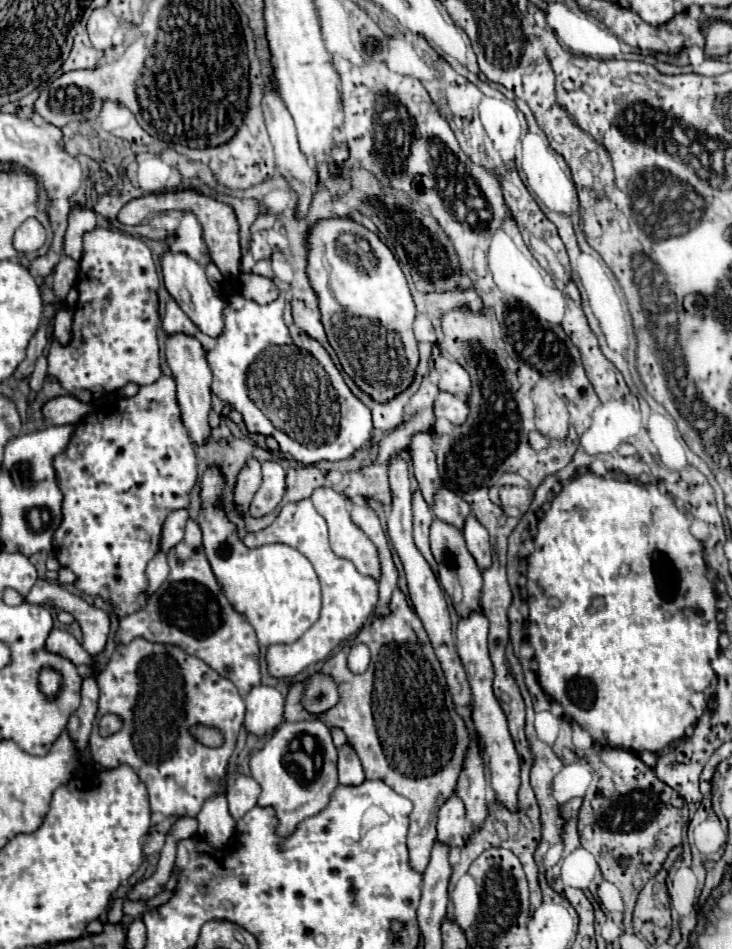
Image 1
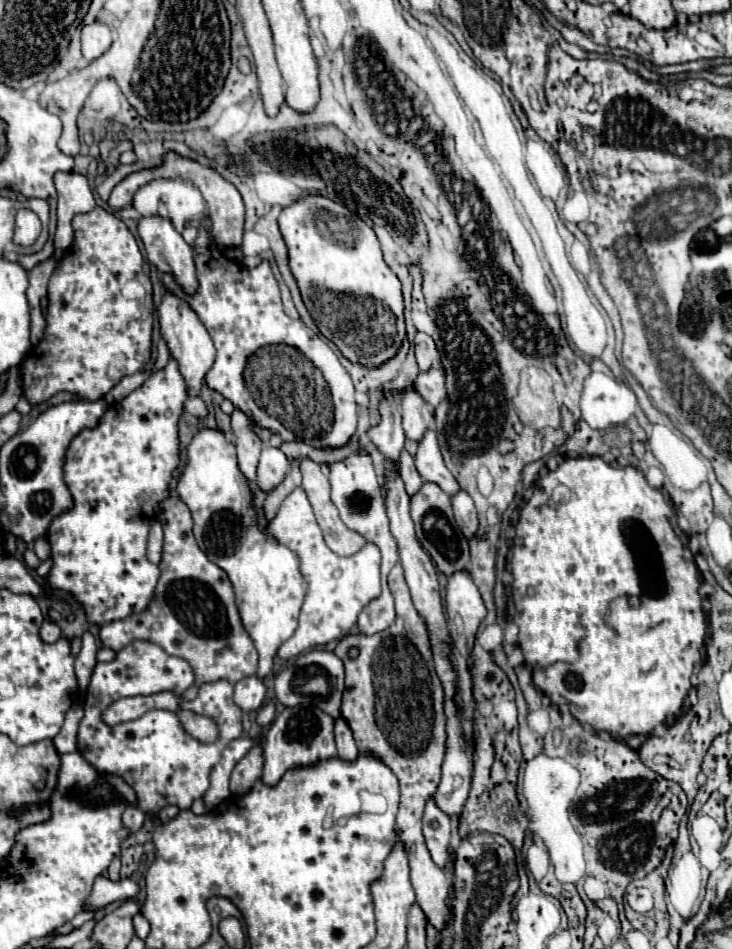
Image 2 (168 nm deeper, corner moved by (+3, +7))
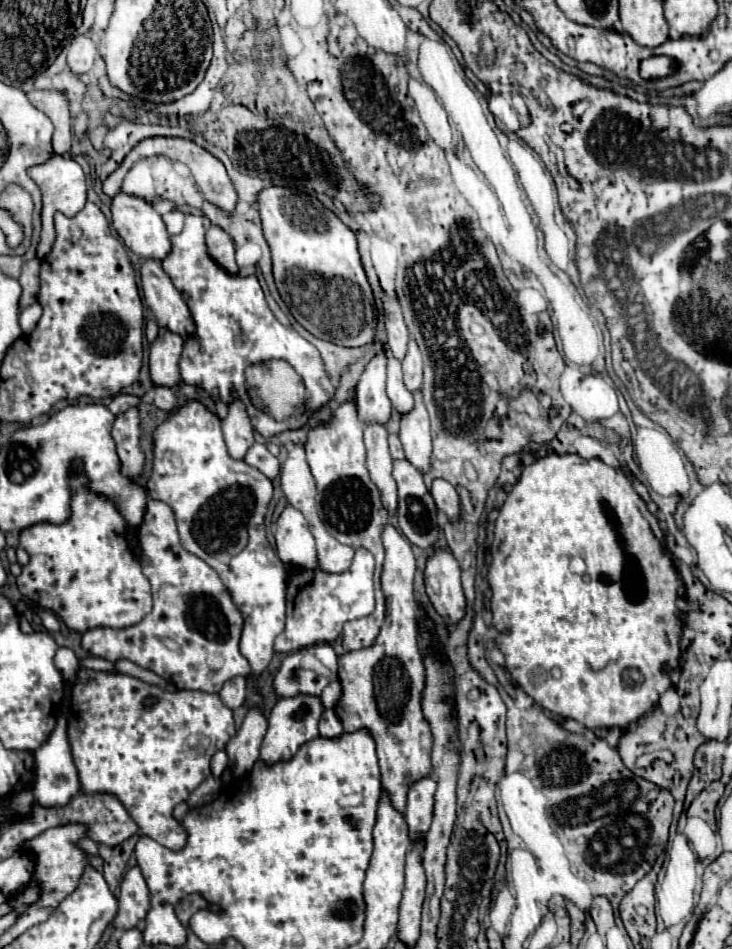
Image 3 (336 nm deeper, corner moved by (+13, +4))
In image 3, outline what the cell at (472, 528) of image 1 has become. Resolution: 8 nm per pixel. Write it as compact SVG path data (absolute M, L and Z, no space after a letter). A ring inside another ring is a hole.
M433 480L431 496L433 496L439 512L445 514L449 522L459 520L459 514L461 514L459 494L457 494L457 490L449 482L445 482L445 480Z

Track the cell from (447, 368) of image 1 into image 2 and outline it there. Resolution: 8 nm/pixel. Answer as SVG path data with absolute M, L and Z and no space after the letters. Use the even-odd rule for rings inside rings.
M417 331L415 339L413 339L413 345L415 345L415 359L417 359L421 371L431 369L433 365L441 365L439 351L437 351L437 347L435 347L435 343L429 335Z

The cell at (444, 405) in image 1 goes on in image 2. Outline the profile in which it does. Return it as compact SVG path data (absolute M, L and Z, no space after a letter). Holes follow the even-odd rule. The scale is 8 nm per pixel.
M433 365L429 371L421 371L413 387L431 405L439 405L445 399L445 373L441 365Z

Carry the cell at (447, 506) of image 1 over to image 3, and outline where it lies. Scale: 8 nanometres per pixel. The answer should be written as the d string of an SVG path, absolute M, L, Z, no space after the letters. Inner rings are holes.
M415 392L415 408L411 414L401 416L401 444L405 458L421 472L431 470L431 436L429 436L429 416L419 392Z

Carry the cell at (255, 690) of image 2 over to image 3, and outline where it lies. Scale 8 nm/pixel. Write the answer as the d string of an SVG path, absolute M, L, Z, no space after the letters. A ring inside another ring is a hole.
M237 676L237 678L229 680L227 684L223 684L223 690L219 692L219 696L221 696L221 700L223 700L223 704L227 708L235 710L235 708L239 708L245 702L245 692L247 692L245 678Z

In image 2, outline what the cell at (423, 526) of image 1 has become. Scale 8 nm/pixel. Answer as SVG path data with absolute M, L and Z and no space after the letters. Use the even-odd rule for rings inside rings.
M403 449L401 451L401 457L399 457L399 473L401 473L401 479L405 481L405 489L409 495L417 493L417 489L421 487L421 475L417 473L415 469L415 463L413 463L413 457Z

